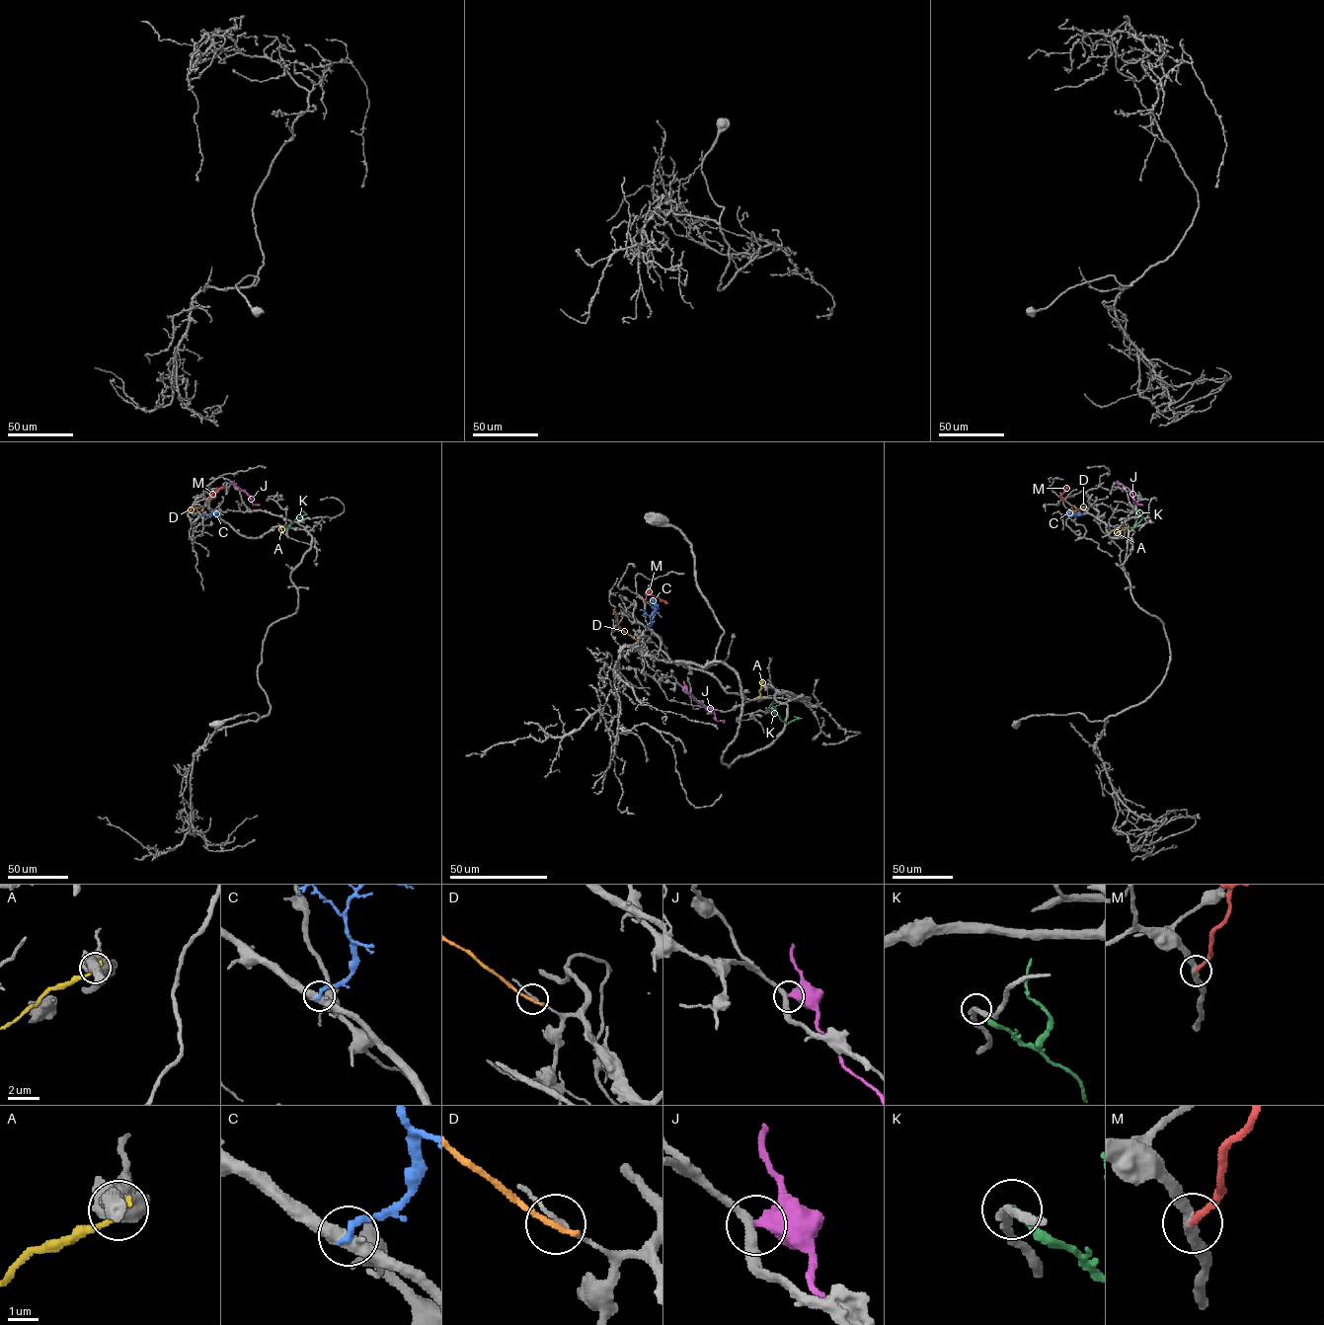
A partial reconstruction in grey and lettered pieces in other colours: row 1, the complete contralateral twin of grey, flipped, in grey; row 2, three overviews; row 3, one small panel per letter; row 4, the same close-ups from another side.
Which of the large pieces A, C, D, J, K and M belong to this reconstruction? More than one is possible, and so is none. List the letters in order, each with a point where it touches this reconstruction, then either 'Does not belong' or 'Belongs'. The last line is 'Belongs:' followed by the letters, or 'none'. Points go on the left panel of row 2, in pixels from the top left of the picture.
A: Touches grey at (282, 526). Does not belong
C: Touches grey at (210, 514). Does not belong
D: Touches grey at (203, 506). Does not belong
J: Touches grey at (233, 484). Does not belong
K: Touches grey at (285, 527). Does not belong
M: Touches grey at (208, 502). Belongs
Belongs: M

